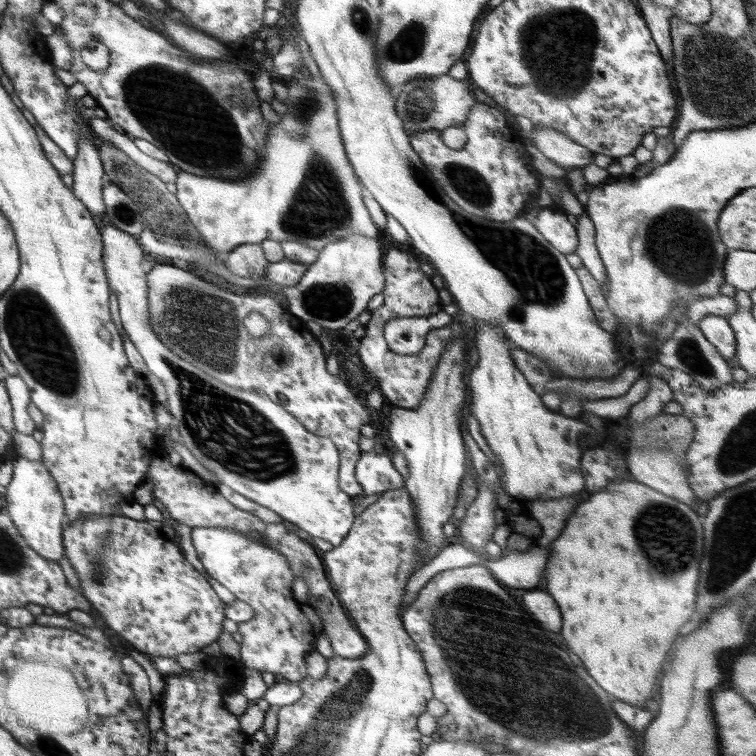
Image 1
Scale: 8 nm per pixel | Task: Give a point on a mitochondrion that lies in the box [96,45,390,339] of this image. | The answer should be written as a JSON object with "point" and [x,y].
{"point":[154,94]}

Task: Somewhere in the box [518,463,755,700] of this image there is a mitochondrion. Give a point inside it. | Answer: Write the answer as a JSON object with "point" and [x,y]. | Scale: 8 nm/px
{"point":[665,536]}

